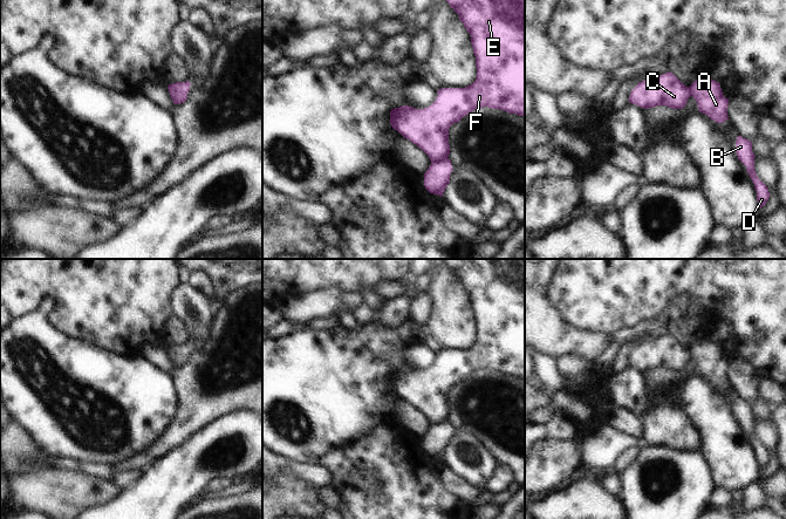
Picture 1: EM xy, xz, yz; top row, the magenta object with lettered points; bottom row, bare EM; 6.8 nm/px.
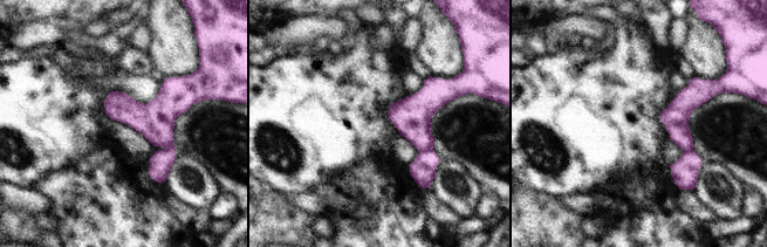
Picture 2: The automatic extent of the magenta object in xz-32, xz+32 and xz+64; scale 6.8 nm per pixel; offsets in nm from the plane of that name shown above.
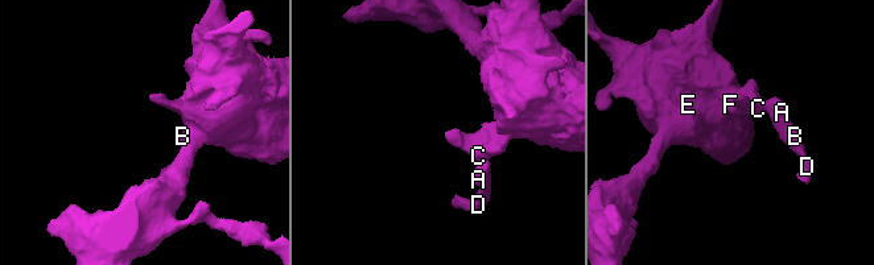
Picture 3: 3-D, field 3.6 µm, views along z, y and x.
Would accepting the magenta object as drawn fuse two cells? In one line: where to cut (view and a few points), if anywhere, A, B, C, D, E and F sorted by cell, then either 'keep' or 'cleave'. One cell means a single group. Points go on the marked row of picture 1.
cut xz (446, 157), (431, 163); groups A B D / C E F; cleave

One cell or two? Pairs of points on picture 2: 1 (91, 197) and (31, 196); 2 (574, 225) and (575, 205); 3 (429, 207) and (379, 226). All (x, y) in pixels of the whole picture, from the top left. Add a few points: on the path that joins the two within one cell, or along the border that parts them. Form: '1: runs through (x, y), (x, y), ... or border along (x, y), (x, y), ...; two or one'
1: border along (34, 189), (48, 199), (49, 211); two
2: border along (556, 197), (567, 207), (586, 215); two
3: border along (422, 189), (417, 201), (436, 221); two

